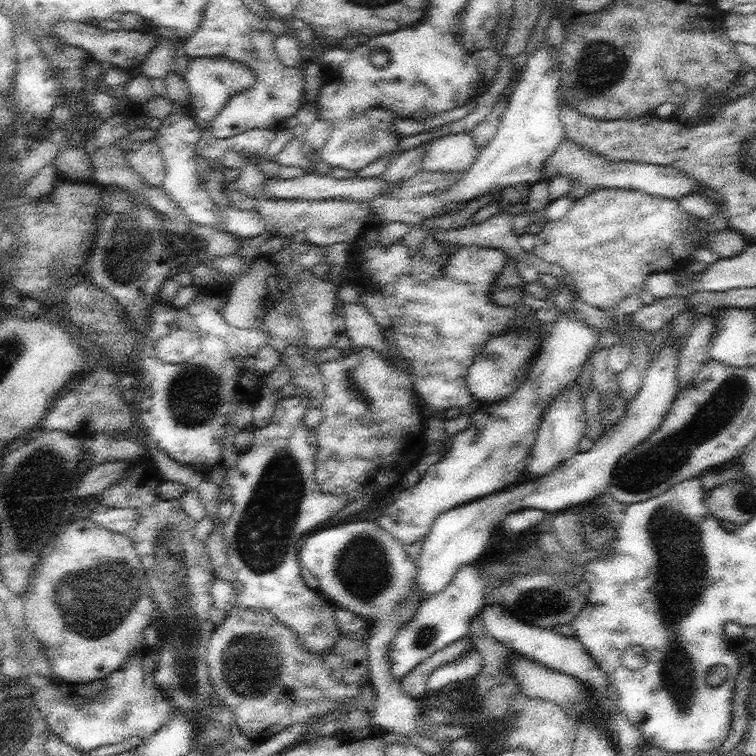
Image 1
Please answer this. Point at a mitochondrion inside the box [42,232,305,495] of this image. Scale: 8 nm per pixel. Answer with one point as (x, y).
(191, 400)

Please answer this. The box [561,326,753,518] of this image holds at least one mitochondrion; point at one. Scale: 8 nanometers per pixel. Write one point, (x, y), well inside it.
(716, 413)

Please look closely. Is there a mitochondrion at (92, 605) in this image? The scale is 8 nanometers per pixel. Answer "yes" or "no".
yes

